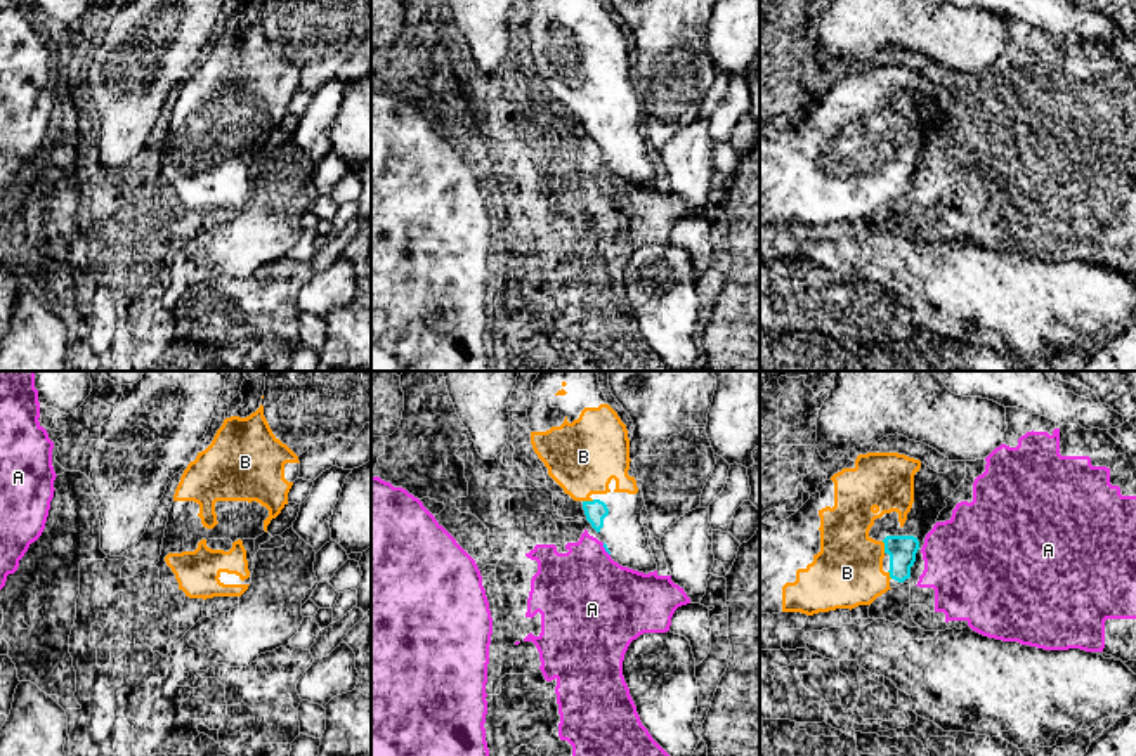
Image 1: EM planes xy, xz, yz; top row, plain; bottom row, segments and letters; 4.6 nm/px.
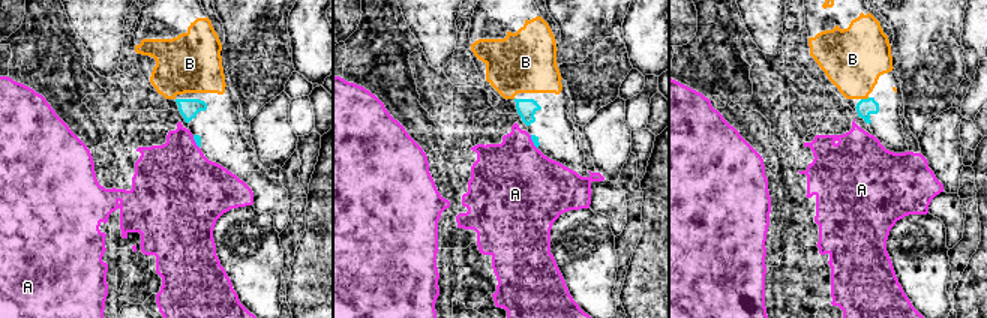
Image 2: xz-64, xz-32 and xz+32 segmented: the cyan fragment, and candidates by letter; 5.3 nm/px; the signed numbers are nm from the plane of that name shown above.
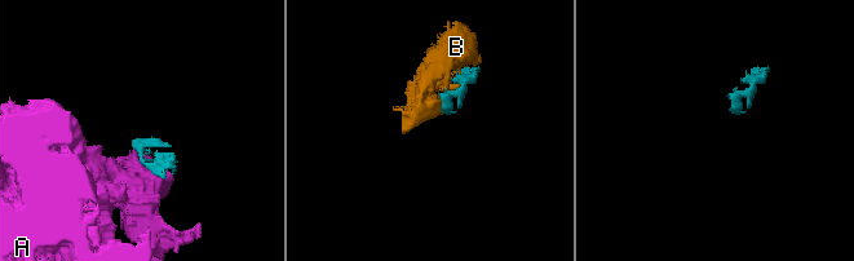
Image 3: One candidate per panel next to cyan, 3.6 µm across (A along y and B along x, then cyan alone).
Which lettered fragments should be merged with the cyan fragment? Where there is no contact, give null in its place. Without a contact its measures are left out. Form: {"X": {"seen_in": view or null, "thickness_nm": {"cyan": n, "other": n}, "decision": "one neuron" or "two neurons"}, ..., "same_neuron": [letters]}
{"A": {"seen_in": "xz", "thickness_nm": {"cyan": 20, "other": 440}, "decision": "two neurons"}, "B": {"seen_in": "yz", "thickness_nm": {"cyan": 130, "other": 320}, "decision": "one neuron"}, "same_neuron": ["B"]}

